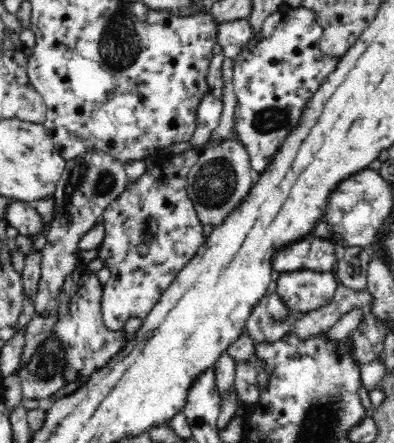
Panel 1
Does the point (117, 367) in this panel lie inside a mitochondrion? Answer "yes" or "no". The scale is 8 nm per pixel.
no

